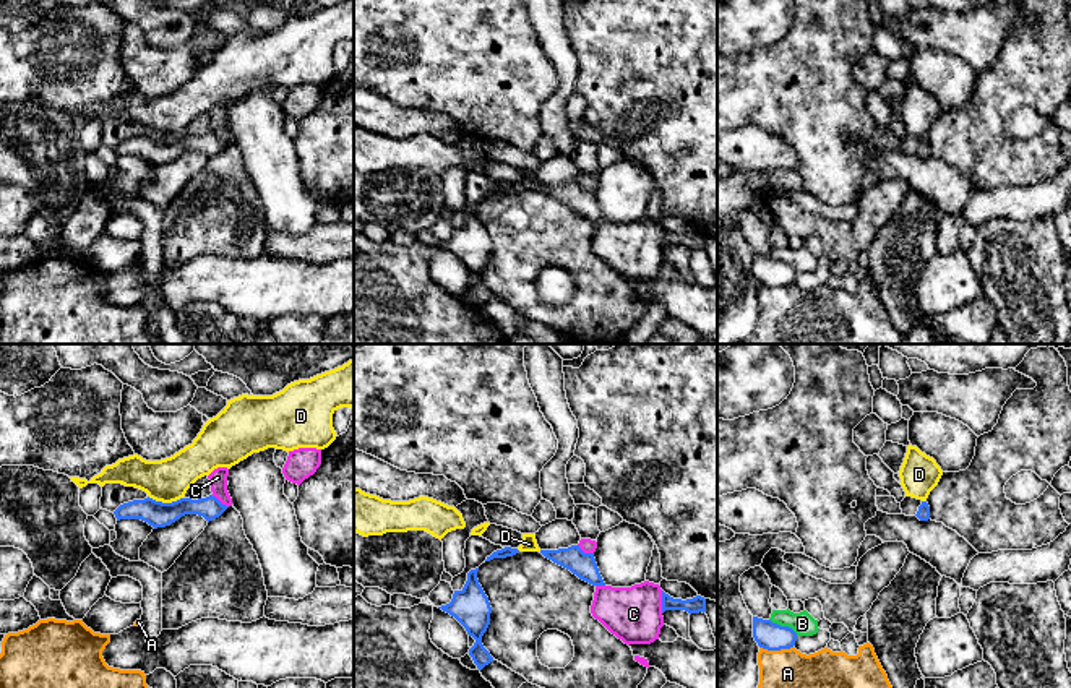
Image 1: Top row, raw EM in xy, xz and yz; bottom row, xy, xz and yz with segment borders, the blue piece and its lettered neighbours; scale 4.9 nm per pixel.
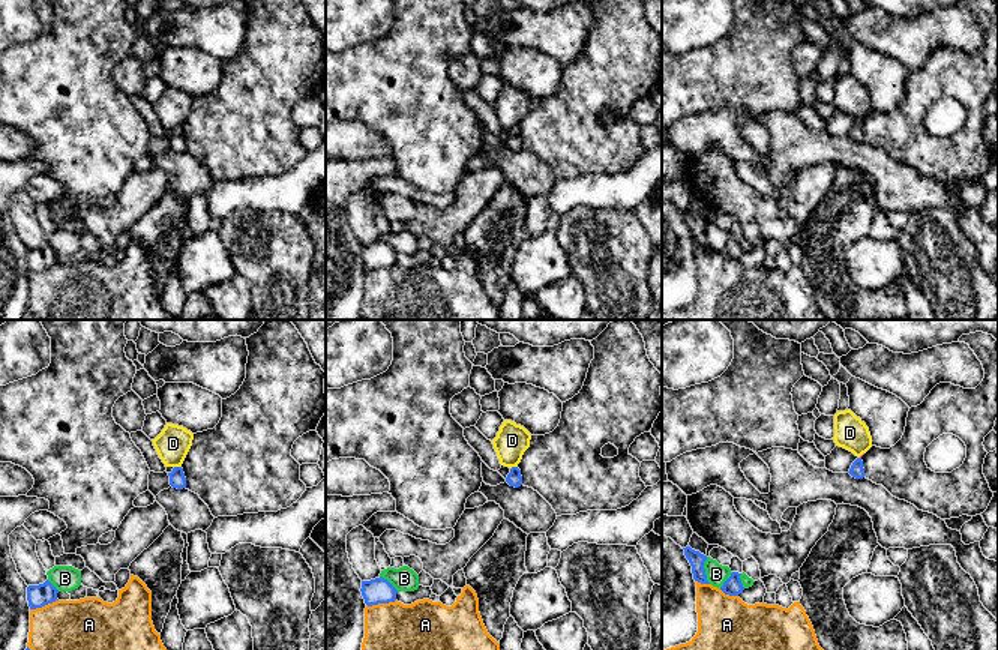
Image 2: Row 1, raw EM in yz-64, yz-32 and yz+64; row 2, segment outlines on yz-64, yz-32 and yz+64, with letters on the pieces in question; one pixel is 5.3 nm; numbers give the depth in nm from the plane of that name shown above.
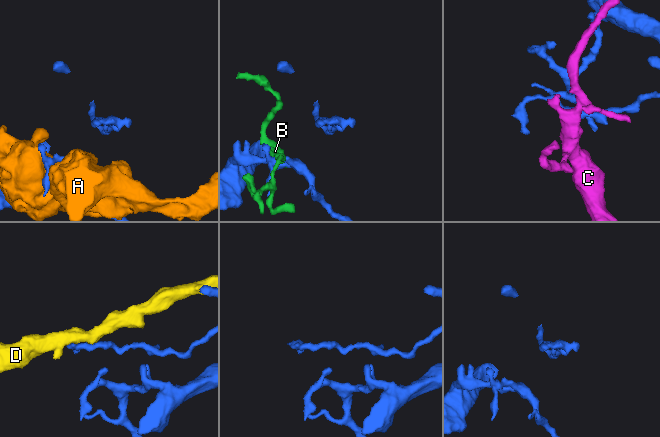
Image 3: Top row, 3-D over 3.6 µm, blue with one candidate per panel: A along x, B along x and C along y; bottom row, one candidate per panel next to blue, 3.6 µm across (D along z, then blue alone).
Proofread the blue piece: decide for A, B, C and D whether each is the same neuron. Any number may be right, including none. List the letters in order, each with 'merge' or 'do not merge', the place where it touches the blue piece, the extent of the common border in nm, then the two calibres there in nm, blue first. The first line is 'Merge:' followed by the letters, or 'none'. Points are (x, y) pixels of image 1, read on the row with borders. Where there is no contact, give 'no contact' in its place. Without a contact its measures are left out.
Merge: none
A: do not merge | yz (776, 649) | 170 nm | 140/190 nm
B: do not merge | yz (784, 627) | 170 nm | 140/110 nm
C: do not merge | xz (662, 602) | 110 nm | 80/280 nm
D: do not merge | xy (166, 503) | 180 nm | 130/220 nm

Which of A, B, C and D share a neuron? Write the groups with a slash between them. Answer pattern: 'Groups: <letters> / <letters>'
Groups: A / B / C / D

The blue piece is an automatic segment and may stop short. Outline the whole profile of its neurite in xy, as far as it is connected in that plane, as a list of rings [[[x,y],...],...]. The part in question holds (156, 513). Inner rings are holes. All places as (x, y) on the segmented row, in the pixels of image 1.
[[[216,497],[206,498],[180,498],[172,503],[156,501],[153,498],[133,500],[120,505],[114,514],[120,519],[141,519],[157,527],[166,527],[180,519],[185,514],[203,516],[208,522],[219,518],[229,506],[222,505]]]

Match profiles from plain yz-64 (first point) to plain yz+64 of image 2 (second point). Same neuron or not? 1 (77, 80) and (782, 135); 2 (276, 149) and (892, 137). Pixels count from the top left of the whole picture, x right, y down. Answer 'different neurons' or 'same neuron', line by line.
1: different neurons
2: same neuron

